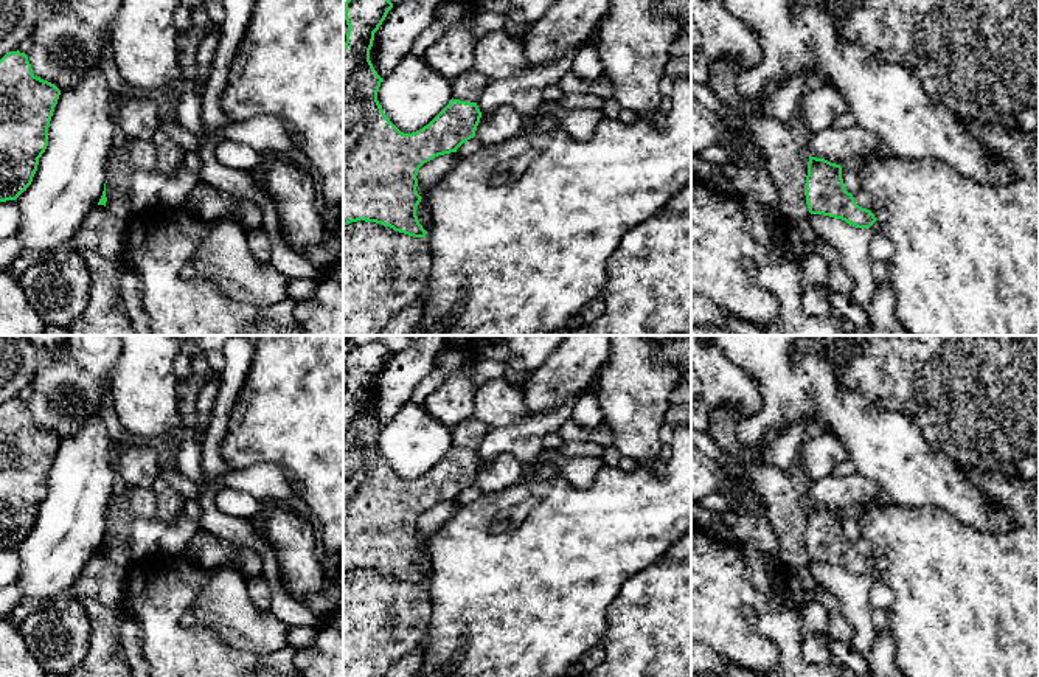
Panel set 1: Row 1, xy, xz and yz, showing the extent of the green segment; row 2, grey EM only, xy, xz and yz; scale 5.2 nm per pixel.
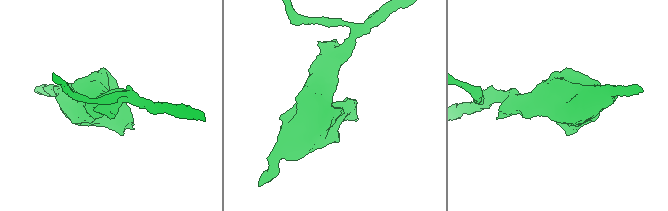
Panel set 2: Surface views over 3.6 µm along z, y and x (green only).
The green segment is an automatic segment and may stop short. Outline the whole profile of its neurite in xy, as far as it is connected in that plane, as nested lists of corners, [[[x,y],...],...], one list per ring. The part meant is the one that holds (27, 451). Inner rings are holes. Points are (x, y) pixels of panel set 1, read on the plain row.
[[[25,401],[0,407],[0,550],[16,548],[31,533],[59,443],[33,421]]]

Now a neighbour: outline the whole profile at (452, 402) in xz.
[[[463,373],[450,374],[422,402],[424,408],[441,424],[455,427],[474,416],[477,385]]]

